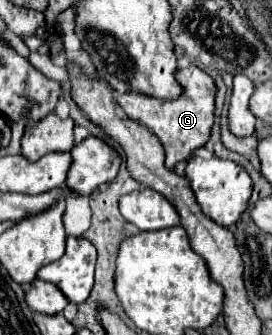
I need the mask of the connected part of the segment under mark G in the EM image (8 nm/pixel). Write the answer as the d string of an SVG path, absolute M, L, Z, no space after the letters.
M195 65L189 69L179 69L177 79L187 91L175 101L161 101L153 97L143 97L139 93L125 93L117 97L117 103L129 119L137 121L139 125L145 125L151 133L157 135L165 149L165 165L169 169L175 169L177 163L187 161L195 149L203 147L209 141L211 127L215 123L215 81Z

